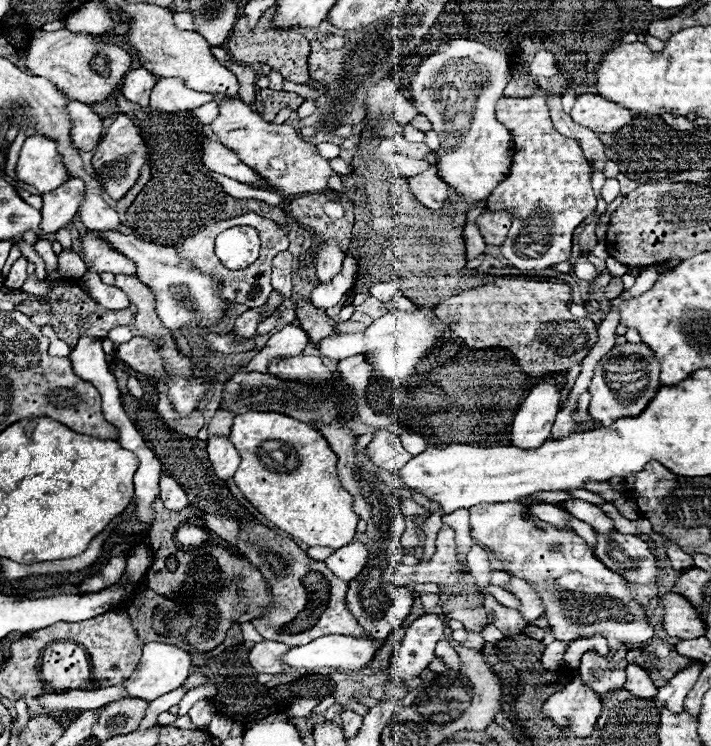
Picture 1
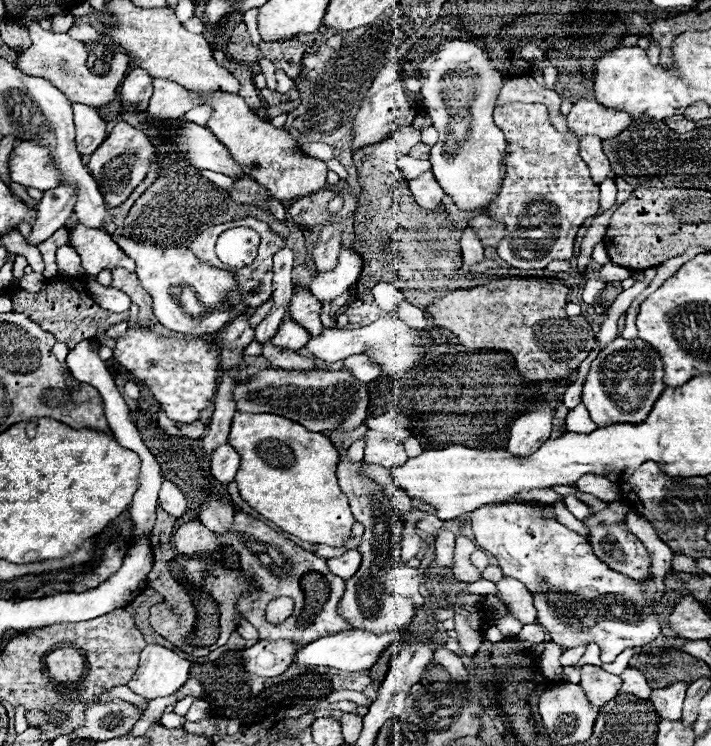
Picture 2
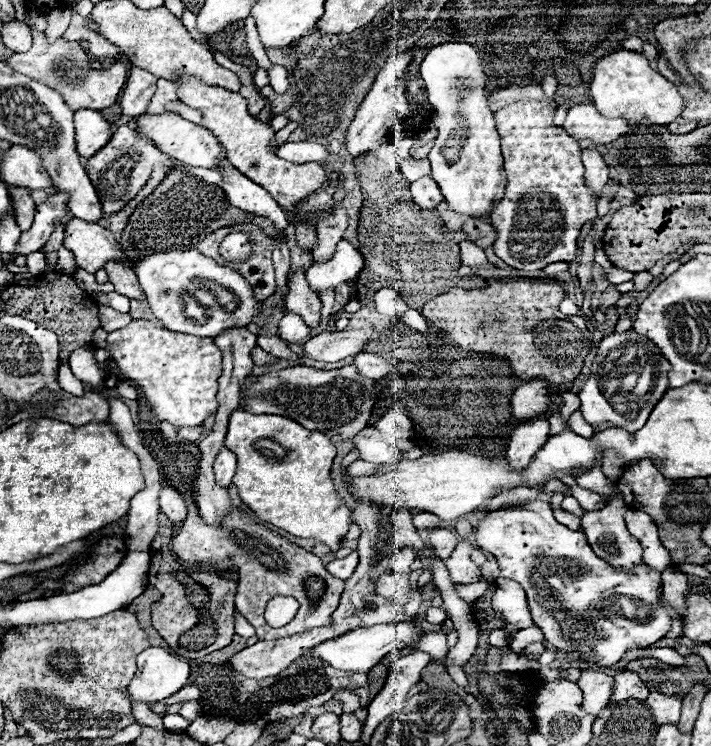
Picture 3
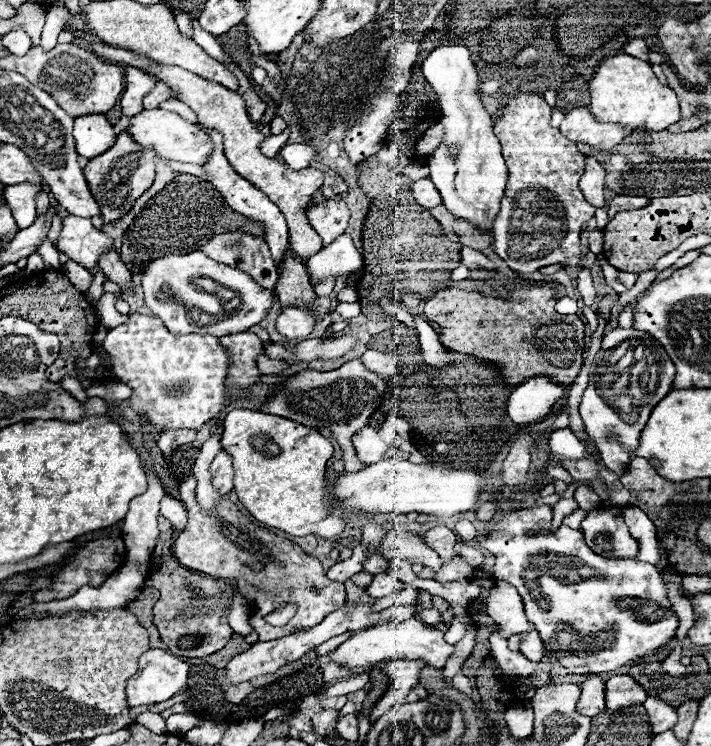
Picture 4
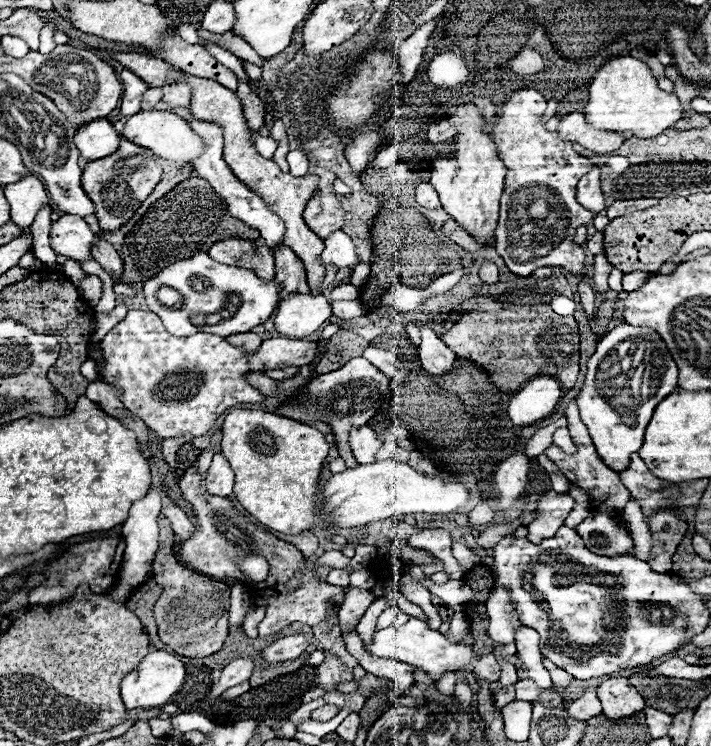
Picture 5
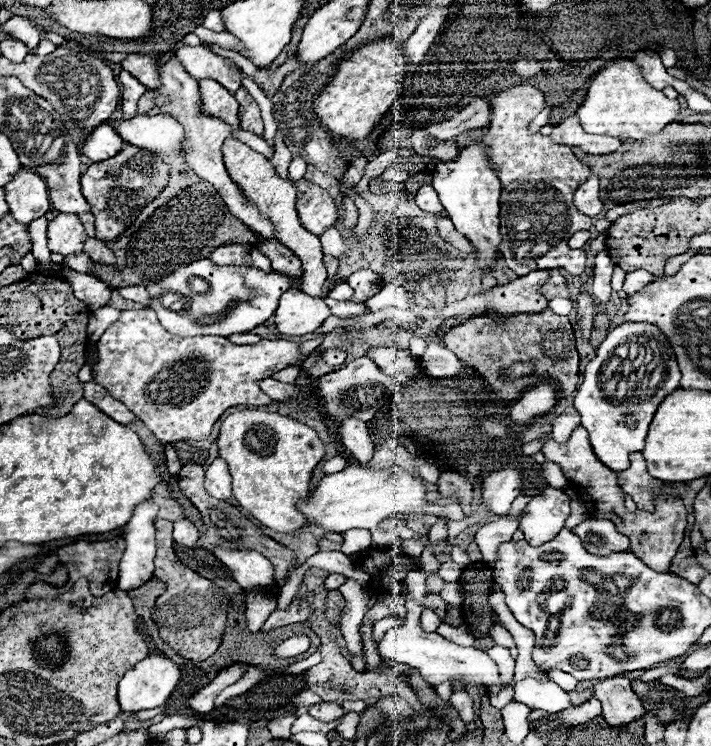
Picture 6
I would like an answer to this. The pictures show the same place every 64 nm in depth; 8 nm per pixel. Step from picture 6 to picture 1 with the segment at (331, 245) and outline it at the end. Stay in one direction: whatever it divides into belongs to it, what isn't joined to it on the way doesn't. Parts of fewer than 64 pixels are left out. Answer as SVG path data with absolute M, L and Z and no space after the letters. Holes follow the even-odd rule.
M346 256L342 262L342 270L328 284L322 284L322 282L316 284L316 288L310 294L312 304L320 310L328 310L336 306L344 298L344 294L354 286L356 272L358 272L358 262Z

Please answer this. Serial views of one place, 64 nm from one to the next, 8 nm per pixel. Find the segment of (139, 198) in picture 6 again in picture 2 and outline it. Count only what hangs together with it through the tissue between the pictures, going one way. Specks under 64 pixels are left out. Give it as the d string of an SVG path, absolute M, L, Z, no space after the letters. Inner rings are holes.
M118 122L114 130L108 134L108 138L102 142L102 146L90 156L88 170L94 176L94 180L98 180L96 184L106 200L106 206L116 208L122 202L126 202L128 196L134 192L134 188L146 178L148 168L154 160L156 160L156 146L152 144L152 140L134 126ZM110 164L120 164L120 166L110 166Z

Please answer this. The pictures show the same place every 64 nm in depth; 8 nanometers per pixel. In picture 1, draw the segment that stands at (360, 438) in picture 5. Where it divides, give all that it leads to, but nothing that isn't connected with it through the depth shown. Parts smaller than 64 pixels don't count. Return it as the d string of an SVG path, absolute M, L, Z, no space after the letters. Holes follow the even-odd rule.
M376 430L374 438L368 444L368 456L370 460L380 466L390 470L392 474L396 474L396 470L402 470L406 466L406 462L412 458L400 444L400 436L386 432L386 430Z

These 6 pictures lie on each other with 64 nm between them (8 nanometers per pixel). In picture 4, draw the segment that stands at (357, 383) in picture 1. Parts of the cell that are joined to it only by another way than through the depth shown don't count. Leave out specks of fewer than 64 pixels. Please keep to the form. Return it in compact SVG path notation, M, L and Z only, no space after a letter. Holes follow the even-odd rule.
M366 350L362 354L362 362L364 366L368 366L370 370L376 370L376 374L380 374L382 378L392 378L394 374L400 372L398 368L398 362L394 360L394 356L386 354L386 352L380 352L380 350Z

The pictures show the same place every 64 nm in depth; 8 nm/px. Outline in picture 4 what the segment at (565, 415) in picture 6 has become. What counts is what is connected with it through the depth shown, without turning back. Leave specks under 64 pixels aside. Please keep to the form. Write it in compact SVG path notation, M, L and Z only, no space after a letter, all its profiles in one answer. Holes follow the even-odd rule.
M568 428L556 430L550 434L550 446L548 446L550 462L562 462L564 458L576 460L576 458L584 458L584 454L586 454L584 444L580 444L580 440L574 438L574 434ZM552 454L554 454L554 458L552 458Z

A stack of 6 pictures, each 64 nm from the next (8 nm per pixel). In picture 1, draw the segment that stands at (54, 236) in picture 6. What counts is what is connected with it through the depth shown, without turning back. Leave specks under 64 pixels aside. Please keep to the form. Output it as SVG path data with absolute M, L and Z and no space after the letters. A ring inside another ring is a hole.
M88 230L80 234L78 240L80 240L80 250L84 252L84 262L88 272L136 274L136 264L118 250L112 250L112 246L100 238L100 232Z

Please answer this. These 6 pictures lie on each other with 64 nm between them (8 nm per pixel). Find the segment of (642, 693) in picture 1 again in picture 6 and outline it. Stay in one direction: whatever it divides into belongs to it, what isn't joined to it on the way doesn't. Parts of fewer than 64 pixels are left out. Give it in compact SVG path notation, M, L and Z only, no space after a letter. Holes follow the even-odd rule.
M624 676L598 682L592 686L592 694L602 702L602 716L608 726L626 726L626 722L634 722L646 714L642 702L632 692L630 680Z

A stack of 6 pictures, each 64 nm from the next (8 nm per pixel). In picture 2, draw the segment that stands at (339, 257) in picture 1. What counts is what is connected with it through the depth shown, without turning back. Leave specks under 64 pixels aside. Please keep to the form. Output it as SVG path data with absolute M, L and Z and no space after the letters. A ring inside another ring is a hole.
M340 224L320 230L318 242L312 250L312 258L314 258L318 272L332 270L332 266L338 262L340 246L342 246L342 226Z

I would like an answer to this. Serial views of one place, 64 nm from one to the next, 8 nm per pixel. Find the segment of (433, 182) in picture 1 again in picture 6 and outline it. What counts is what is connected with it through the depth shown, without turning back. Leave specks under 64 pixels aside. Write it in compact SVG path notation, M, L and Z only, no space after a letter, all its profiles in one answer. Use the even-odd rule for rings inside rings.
M424 184L418 194L416 194L416 204L420 210L424 212L444 212L444 206L440 206L438 194L434 192L434 188L430 184Z

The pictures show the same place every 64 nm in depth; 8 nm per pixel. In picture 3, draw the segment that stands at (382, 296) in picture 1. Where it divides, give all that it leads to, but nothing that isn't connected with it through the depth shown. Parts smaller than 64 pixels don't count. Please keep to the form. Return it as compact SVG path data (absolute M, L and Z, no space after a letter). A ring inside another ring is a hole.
M380 288L374 296L376 300L376 310L384 316L394 316L394 318L402 318L402 314L406 312L406 302L398 296L398 292L394 288Z

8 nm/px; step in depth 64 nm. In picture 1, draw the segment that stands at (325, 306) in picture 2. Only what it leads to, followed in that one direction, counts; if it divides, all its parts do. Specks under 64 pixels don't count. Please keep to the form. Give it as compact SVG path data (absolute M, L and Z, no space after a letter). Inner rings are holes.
M348 320L347 322L335 323L334 327L338 332L352 333L363 332L367 325L362 322Z

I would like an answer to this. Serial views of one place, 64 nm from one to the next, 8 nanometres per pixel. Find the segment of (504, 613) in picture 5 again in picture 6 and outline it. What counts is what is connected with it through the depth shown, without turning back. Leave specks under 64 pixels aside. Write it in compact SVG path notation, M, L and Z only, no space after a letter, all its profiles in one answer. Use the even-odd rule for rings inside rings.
M496 612L492 614L492 620L494 620L494 624L492 624L492 628L490 628L490 634L492 634L494 642L496 642L498 646L508 648L508 650L512 652L512 658L516 660L516 658L518 658L518 650L516 650L516 644L514 644L514 640L512 640L510 632L508 632L506 628L502 628L502 626L500 626L500 622L496 620Z

